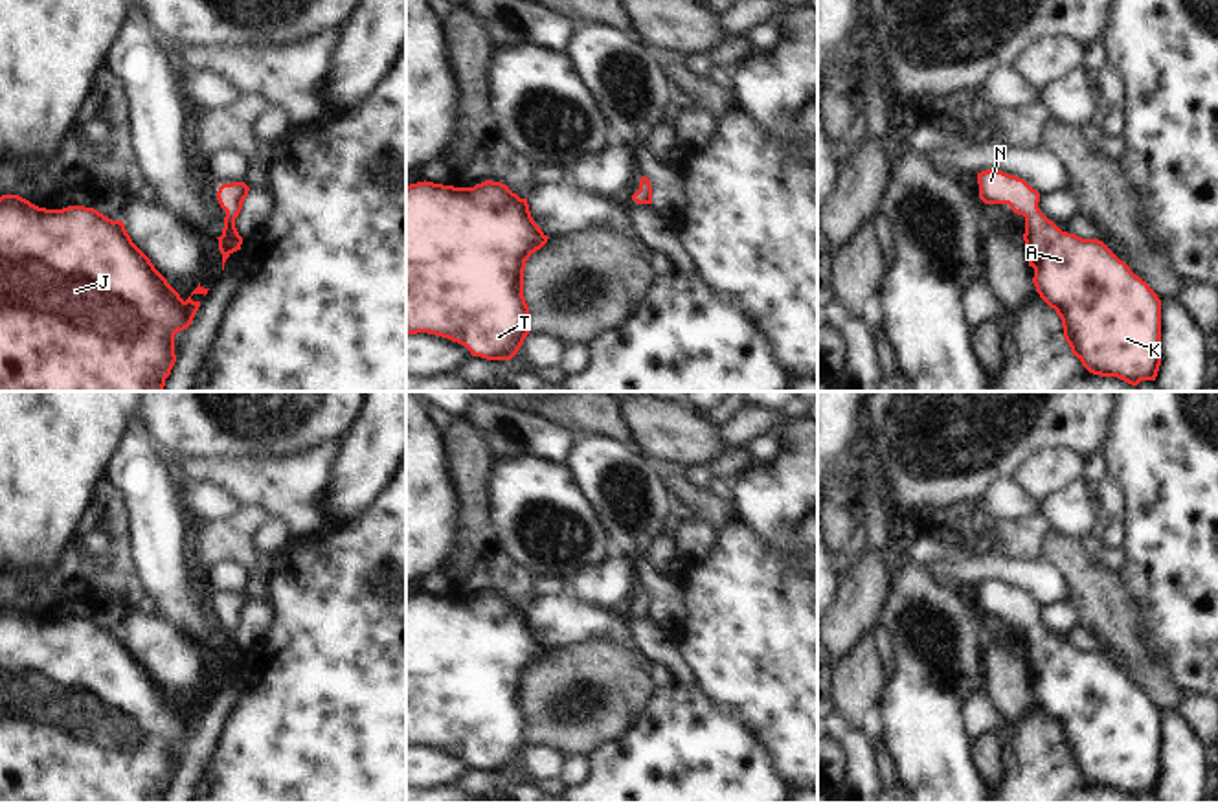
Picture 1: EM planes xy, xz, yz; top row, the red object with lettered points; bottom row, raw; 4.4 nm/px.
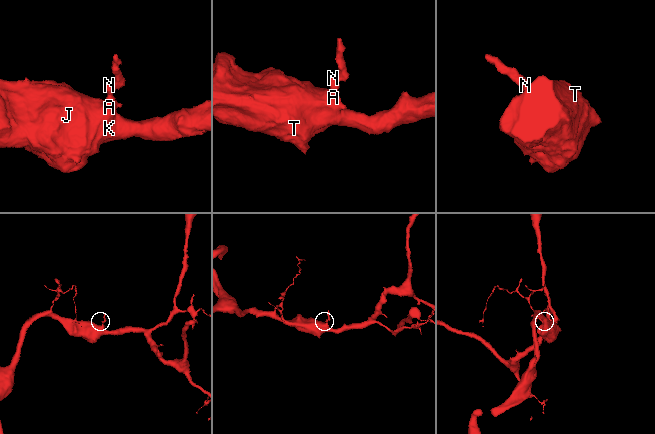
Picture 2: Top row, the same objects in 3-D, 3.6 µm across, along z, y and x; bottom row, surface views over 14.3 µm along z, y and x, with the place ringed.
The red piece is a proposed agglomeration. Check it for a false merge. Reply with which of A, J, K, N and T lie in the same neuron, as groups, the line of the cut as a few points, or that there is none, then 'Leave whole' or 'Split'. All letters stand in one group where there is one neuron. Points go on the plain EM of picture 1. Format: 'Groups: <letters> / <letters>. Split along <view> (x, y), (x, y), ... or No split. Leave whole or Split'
Groups: A J K N T. No split. Leave whole.

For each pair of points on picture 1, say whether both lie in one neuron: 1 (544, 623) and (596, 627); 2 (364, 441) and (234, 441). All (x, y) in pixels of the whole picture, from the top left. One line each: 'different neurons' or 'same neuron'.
1: same neuron
2: different neurons

